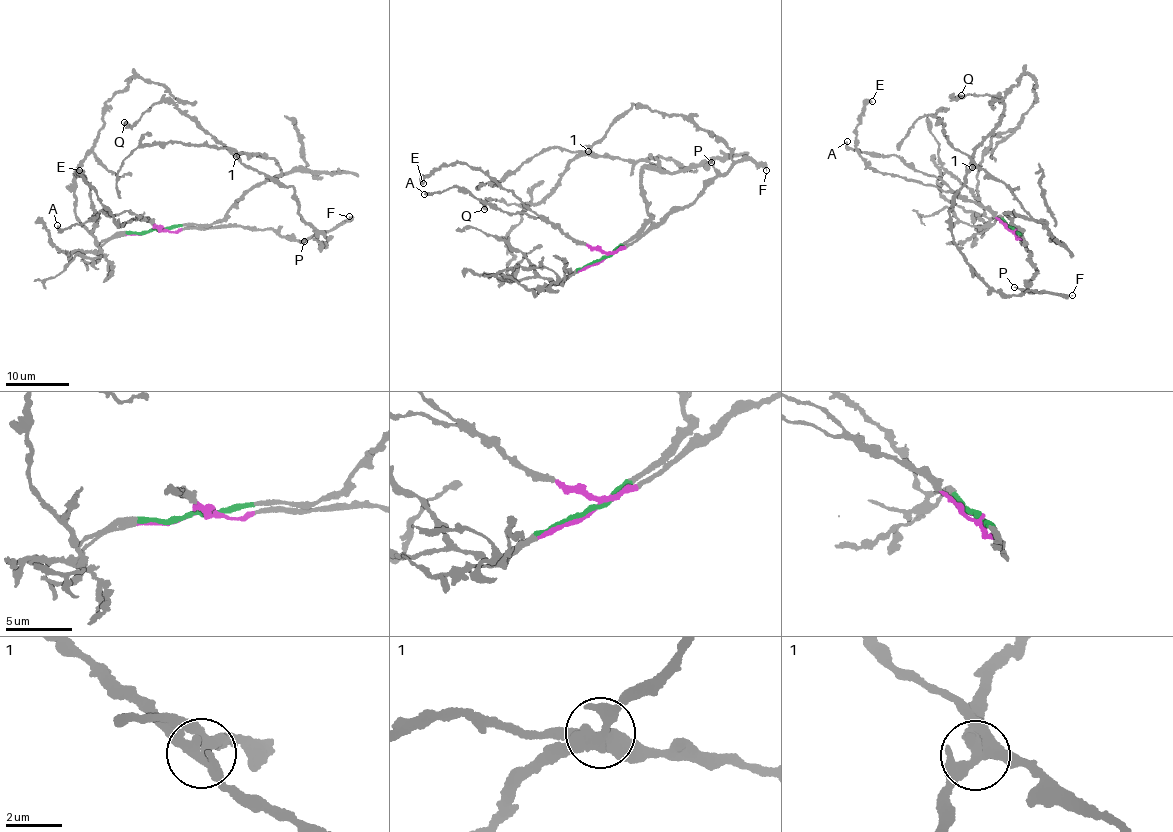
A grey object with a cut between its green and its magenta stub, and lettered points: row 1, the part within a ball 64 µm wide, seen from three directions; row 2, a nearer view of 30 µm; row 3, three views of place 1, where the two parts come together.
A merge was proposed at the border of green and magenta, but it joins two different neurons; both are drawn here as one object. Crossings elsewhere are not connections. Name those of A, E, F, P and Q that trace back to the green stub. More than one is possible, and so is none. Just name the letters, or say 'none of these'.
none of these

